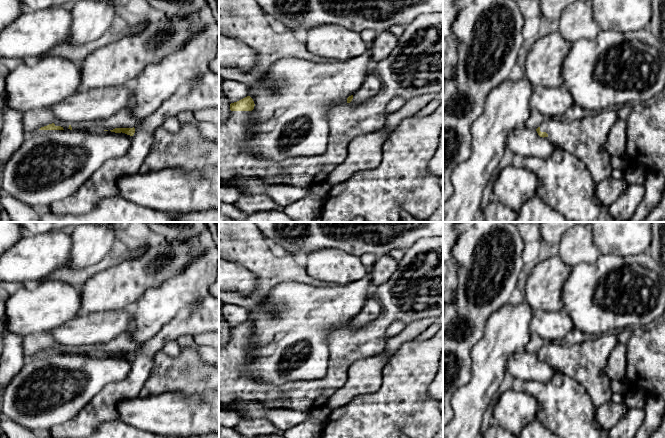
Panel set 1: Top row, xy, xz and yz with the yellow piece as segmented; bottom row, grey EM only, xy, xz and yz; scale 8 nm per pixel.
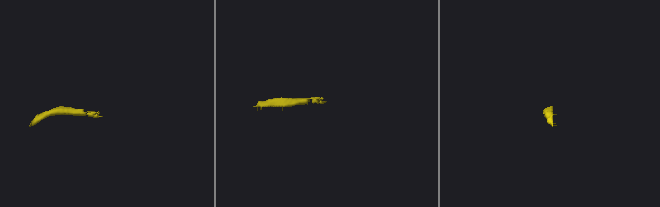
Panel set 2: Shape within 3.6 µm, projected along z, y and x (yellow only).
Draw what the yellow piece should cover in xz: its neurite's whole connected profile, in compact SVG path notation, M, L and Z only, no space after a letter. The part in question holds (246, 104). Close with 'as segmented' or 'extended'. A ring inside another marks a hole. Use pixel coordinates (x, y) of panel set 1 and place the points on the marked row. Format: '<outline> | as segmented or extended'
M443 13L419 15L405 26L403 34L398 37L397 46L385 59L368 67L368 74L378 77L380 90L363 103L351 104L351 95L345 104L328 110L328 145L320 155L296 156L284 161L260 158L246 145L252 135L249 128L255 106L253 99L247 96L231 103L229 118L219 125L219 187L234 180L242 182L245 179L259 179L269 185L295 187L310 187L325 182L327 176L345 161L349 145L354 139L380 131L386 125L386 106L392 98L401 97L408 101L414 97L443 91Z | extended

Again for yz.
M604 109L573 121L545 119L536 131L540 137L547 137L553 145L579 159L598 185L611 177L613 168L606 143L618 119L615 110Z | extended

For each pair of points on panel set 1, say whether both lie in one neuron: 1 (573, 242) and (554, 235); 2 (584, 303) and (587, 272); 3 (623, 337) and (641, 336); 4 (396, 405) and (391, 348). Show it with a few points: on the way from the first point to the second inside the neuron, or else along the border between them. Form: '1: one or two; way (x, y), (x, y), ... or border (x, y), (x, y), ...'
1: two; border (564, 232), (557, 243)
2: one; way (585, 295), (587, 280)
3: two; border (633, 330), (625, 343)
4: two; border (411, 341), (406, 341), (387, 361)

